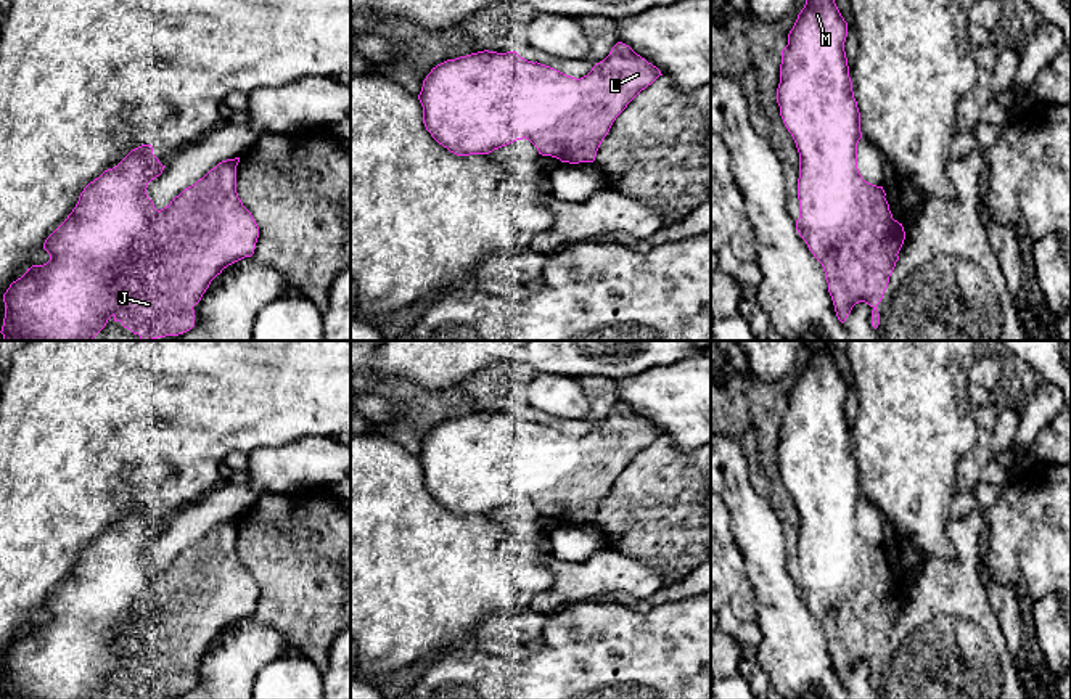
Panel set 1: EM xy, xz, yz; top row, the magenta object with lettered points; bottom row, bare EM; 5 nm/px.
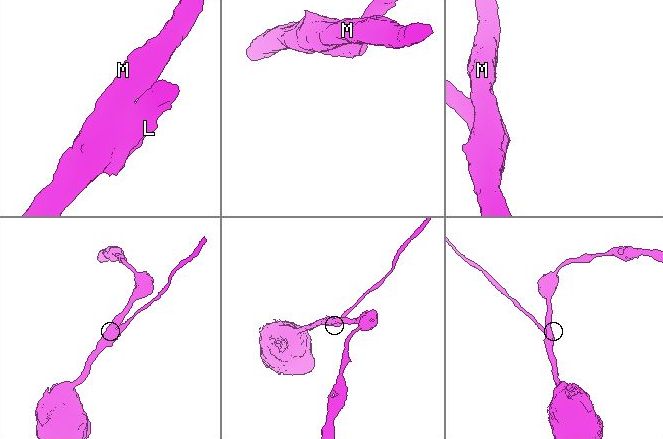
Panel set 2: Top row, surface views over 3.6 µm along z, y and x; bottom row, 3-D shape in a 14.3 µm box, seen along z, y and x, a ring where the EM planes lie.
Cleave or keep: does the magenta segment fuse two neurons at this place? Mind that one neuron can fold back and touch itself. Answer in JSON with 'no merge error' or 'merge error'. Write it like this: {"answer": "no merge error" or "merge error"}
{"answer": "merge error"}

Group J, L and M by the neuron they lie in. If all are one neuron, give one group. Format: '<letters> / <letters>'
J L / M

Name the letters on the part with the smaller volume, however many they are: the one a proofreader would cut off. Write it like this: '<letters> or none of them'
J, L

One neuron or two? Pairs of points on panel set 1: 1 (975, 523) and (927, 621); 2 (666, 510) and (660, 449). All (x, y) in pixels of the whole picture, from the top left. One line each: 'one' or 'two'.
1: one
2: one

